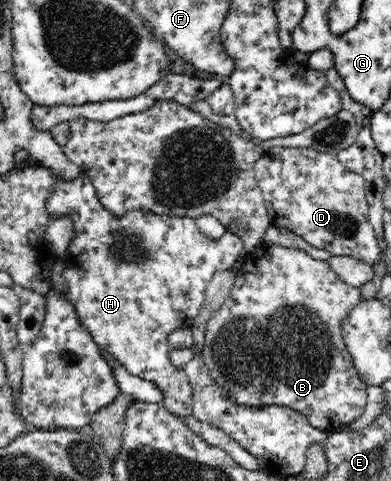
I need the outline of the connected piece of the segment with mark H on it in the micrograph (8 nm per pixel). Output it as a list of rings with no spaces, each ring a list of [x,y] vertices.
[[[83,172],[70,181],[60,179],[46,202],[46,209],[50,218],[68,216],[72,222],[74,235],[62,256],[68,261],[62,275],[68,288],[66,298],[73,303],[79,323],[93,335],[98,348],[113,355],[129,374],[155,382],[165,392],[163,404],[166,410],[180,419],[191,416],[193,389],[184,370],[177,370],[171,363],[168,336],[172,330],[189,326],[196,318],[204,304],[204,292],[211,277],[234,266],[237,258],[245,253],[244,242],[233,233],[225,233],[217,240],[207,238],[197,228],[194,218],[142,210],[115,216],[101,204],[93,183]]]

